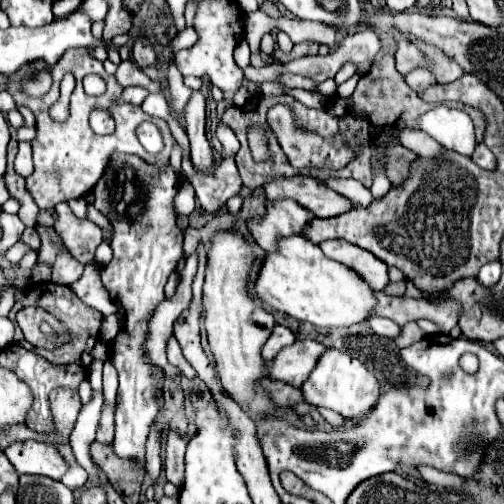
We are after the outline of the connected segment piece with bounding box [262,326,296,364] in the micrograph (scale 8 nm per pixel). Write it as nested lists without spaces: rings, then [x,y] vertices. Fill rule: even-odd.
[[[274,326],[270,338],[266,340],[264,348],[262,348],[262,358],[266,360],[266,364],[272,362],[272,358],[288,344],[292,344],[296,340],[296,336],[286,328],[286,326]]]

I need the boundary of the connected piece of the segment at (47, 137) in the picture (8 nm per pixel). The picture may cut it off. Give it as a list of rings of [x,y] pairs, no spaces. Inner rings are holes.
[[[72,48],[66,50],[64,56],[54,64],[54,84],[50,88],[50,92],[44,98],[26,98],[26,94],[20,92],[20,78],[26,76],[26,72],[30,70],[30,66],[22,66],[20,70],[16,70],[16,74],[6,76],[8,78],[8,92],[12,94],[16,106],[28,106],[34,116],[36,116],[36,138],[32,140],[32,156],[34,156],[34,172],[26,178],[26,190],[30,192],[30,196],[36,200],[36,204],[40,208],[54,208],[60,202],[68,202],[72,198],[86,198],[96,182],[104,176],[104,170],[108,168],[108,162],[112,158],[114,152],[126,152],[126,154],[138,154],[140,158],[144,158],[148,164],[156,166],[160,172],[164,172],[164,168],[168,166],[170,160],[170,152],[174,146],[174,136],[168,128],[168,124],[164,120],[152,118],[152,122],[162,130],[164,136],[164,152],[160,152],[158,156],[150,156],[142,144],[136,138],[136,126],[144,120],[150,120],[150,116],[136,104],[122,104],[122,106],[114,106],[112,100],[118,98],[122,94],[122,86],[116,82],[116,78],[112,74],[108,74],[102,66],[102,62],[98,62],[92,54],[92,48]],[[66,72],[72,72],[76,76],[76,88],[72,92],[70,98],[70,118],[64,124],[56,124],[50,116],[48,116],[48,108],[58,100],[60,96],[60,80]],[[86,74],[98,74],[104,78],[106,82],[106,92],[102,96],[88,96],[82,88],[82,78]],[[92,110],[108,110],[116,122],[116,132],[112,136],[98,136],[92,132],[88,118]]]

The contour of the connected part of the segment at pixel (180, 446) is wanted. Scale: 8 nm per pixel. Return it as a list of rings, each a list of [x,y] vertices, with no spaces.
[[[166,432],[166,452],[164,452],[164,468],[168,482],[180,486],[184,480],[184,452],[186,442],[176,432]]]

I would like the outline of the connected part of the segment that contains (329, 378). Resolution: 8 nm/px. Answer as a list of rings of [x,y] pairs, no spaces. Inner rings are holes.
[[[328,348],[318,358],[316,368],[308,376],[308,380],[300,386],[300,390],[304,394],[304,402],[318,406],[318,408],[330,408],[350,420],[362,416],[364,412],[368,414],[378,400],[378,380],[366,370],[366,366],[360,360],[336,348]]]

